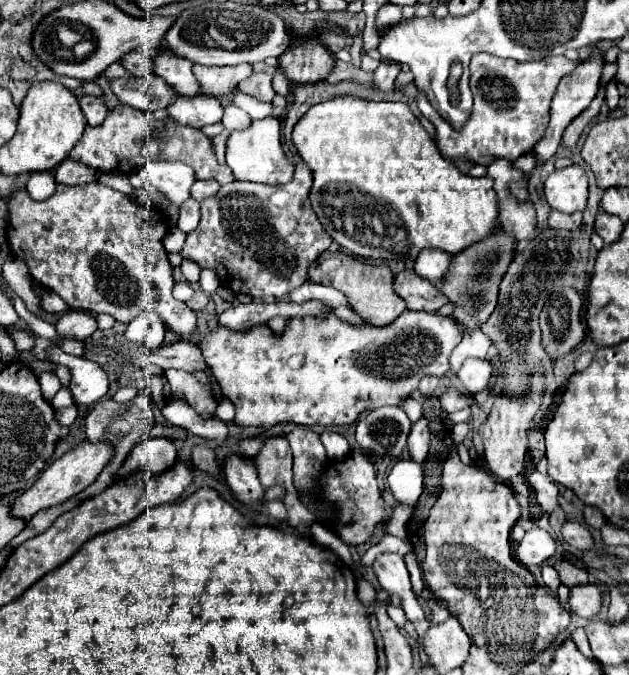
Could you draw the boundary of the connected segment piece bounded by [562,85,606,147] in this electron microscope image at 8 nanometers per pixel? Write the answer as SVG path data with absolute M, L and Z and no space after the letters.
M600 85L598 89L598 95L594 97L594 101L590 103L590 107L588 109L584 109L568 127L566 127L566 131L564 131L564 139L562 139L562 143L566 145L566 147L574 147L576 145L576 141L578 141L578 137L580 137L580 133L584 131L584 127L600 113L600 105L604 103L606 99L606 87L604 85Z

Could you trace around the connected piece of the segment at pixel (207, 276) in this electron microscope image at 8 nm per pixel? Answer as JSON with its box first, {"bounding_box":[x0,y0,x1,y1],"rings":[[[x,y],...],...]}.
{"bounding_box":[198,269,220,293],"rings":[[[202,269],[202,275],[200,275],[198,283],[200,283],[204,293],[214,293],[220,287],[220,279],[218,279],[216,271],[210,271],[210,269]]]}

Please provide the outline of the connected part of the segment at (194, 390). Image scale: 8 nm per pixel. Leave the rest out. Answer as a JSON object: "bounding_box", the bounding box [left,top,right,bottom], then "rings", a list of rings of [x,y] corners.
{"bounding_box":[166,369,218,415],"rings":[[[168,369],[166,371],[166,379],[172,387],[172,395],[174,397],[182,397],[190,407],[194,407],[200,415],[208,413],[208,415],[216,415],[216,407],[218,401],[212,397],[212,393],[200,385],[192,373],[186,371],[176,371],[176,369]]]}

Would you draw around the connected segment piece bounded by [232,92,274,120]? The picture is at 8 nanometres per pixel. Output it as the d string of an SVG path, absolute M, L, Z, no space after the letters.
M238 92L232 103L245 110L253 120L270 117L272 111L274 111L272 103L262 103L262 101L257 100L255 97L244 95L242 92Z

